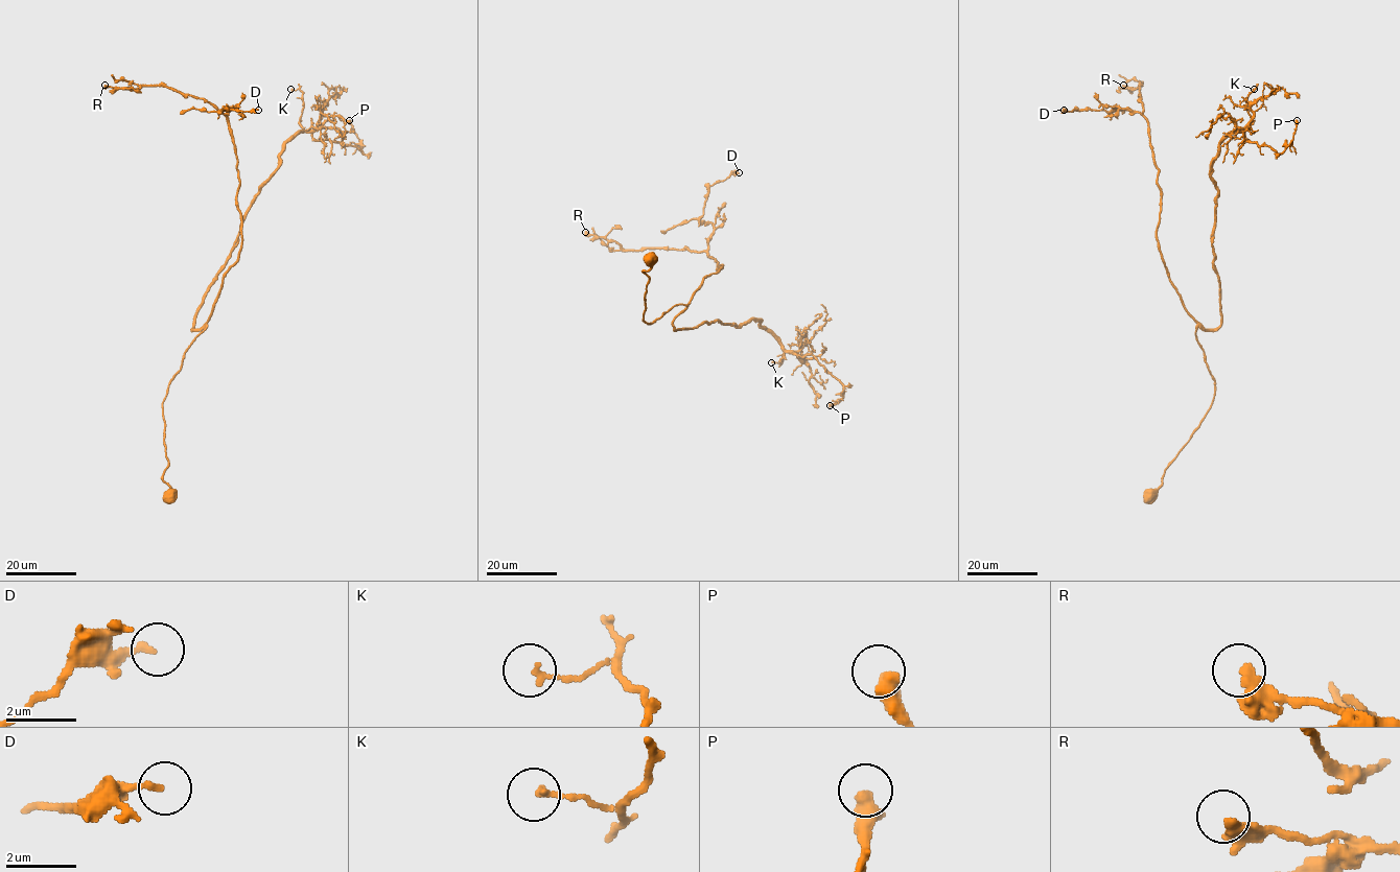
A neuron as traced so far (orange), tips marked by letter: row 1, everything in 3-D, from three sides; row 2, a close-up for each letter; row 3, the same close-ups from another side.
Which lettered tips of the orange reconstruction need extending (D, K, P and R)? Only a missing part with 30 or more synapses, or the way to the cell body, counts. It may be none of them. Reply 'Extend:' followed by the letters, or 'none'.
Extend: R

